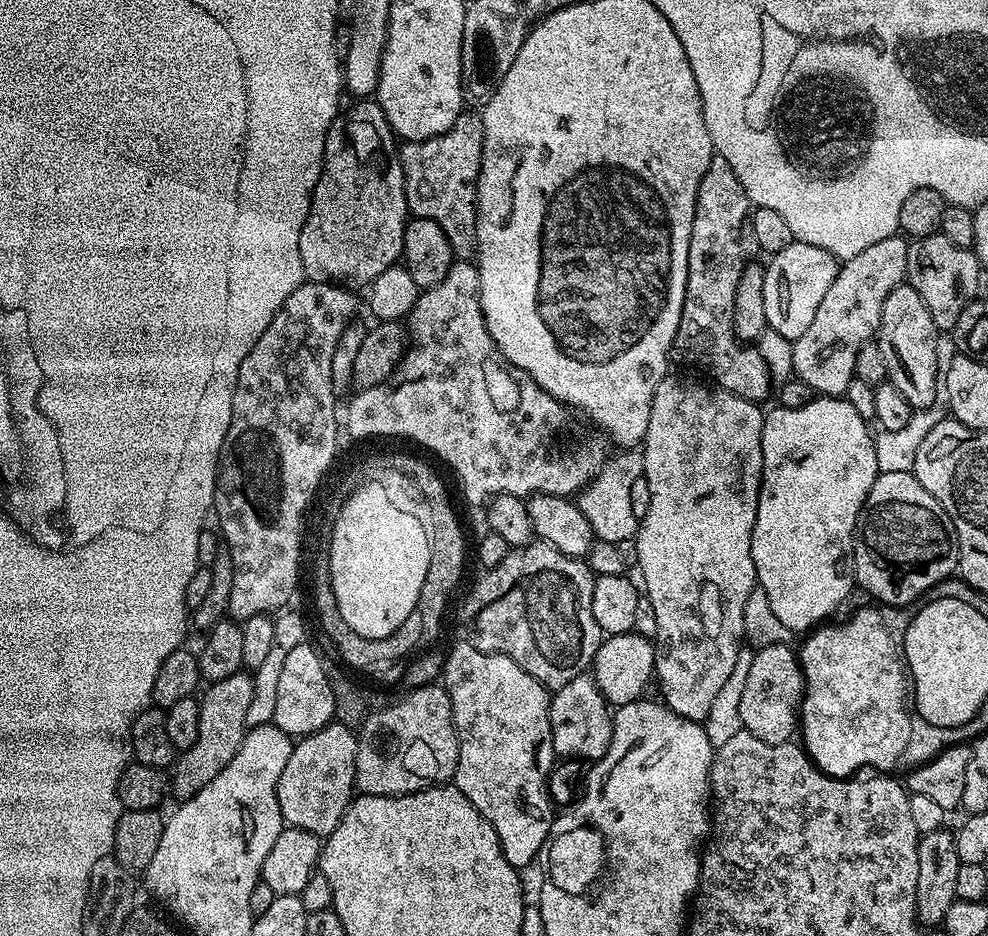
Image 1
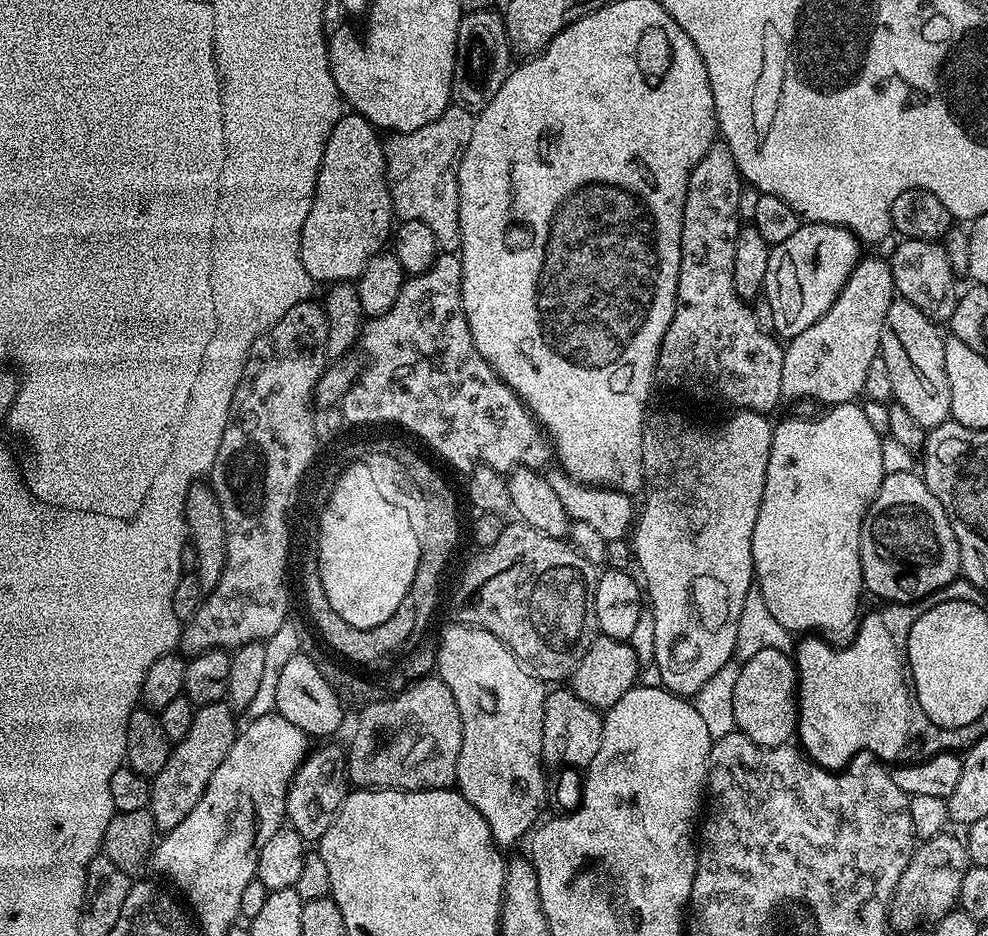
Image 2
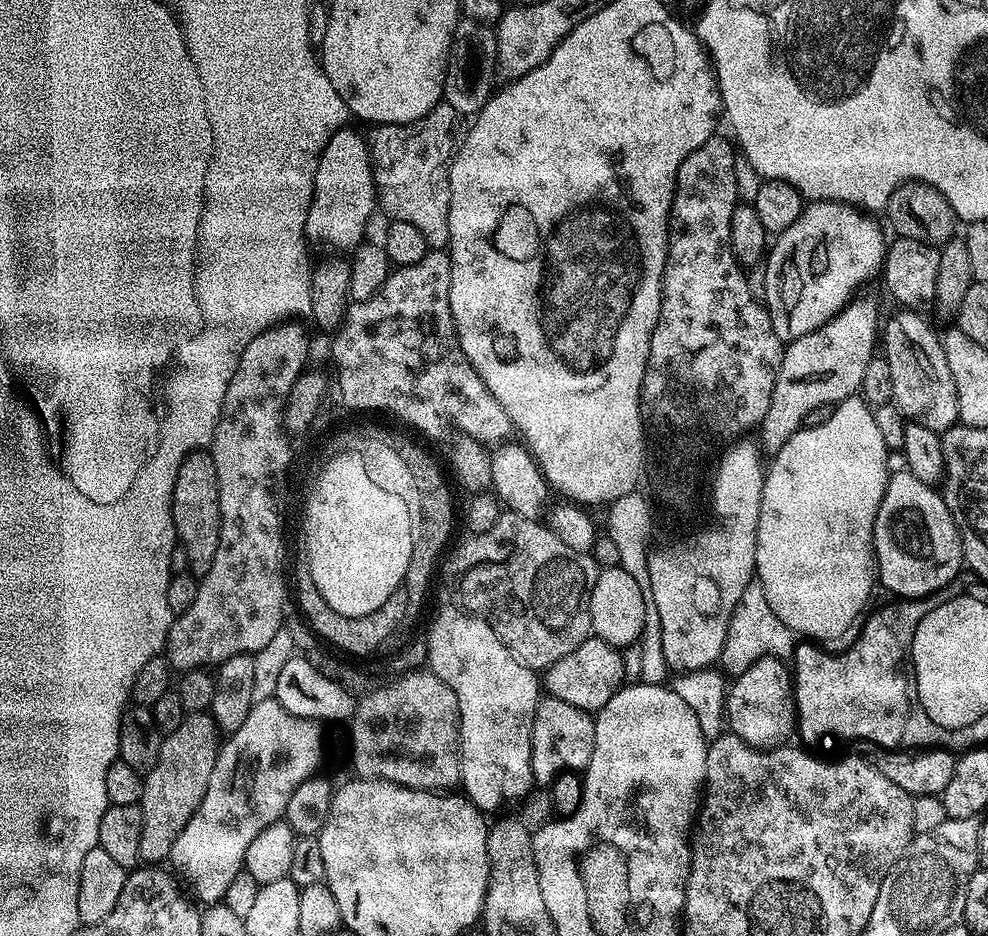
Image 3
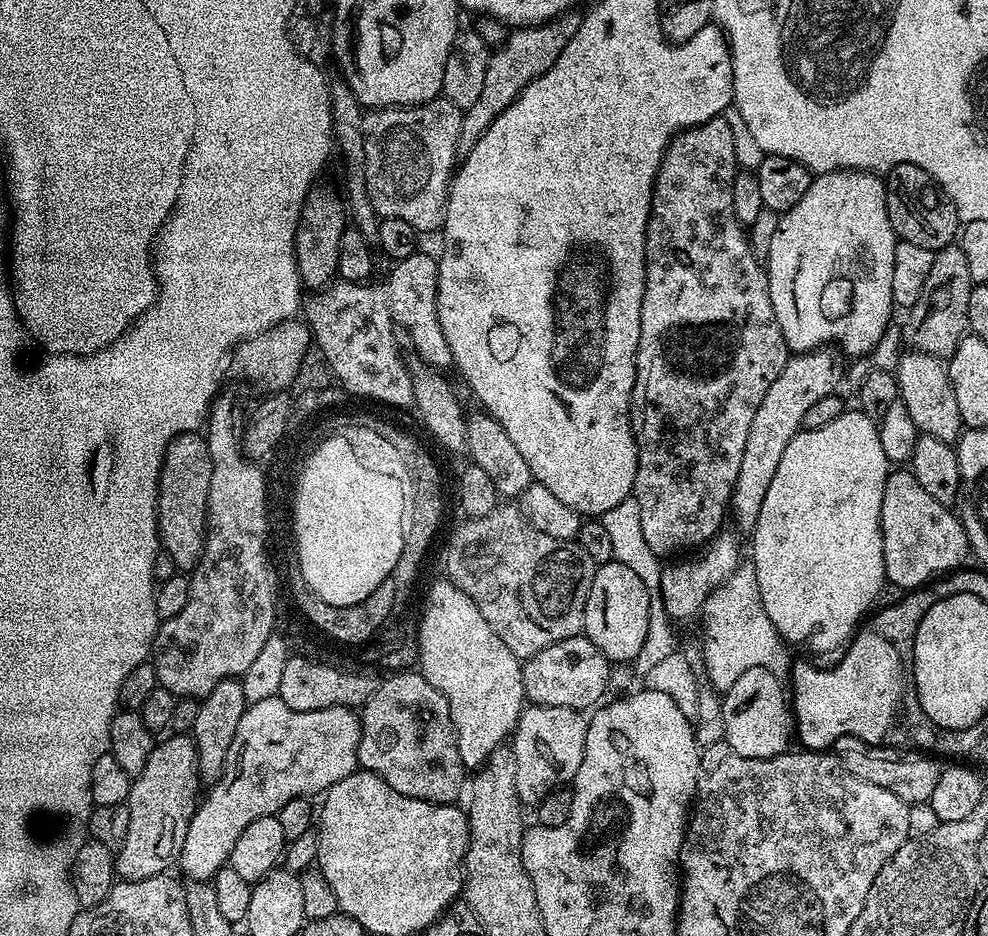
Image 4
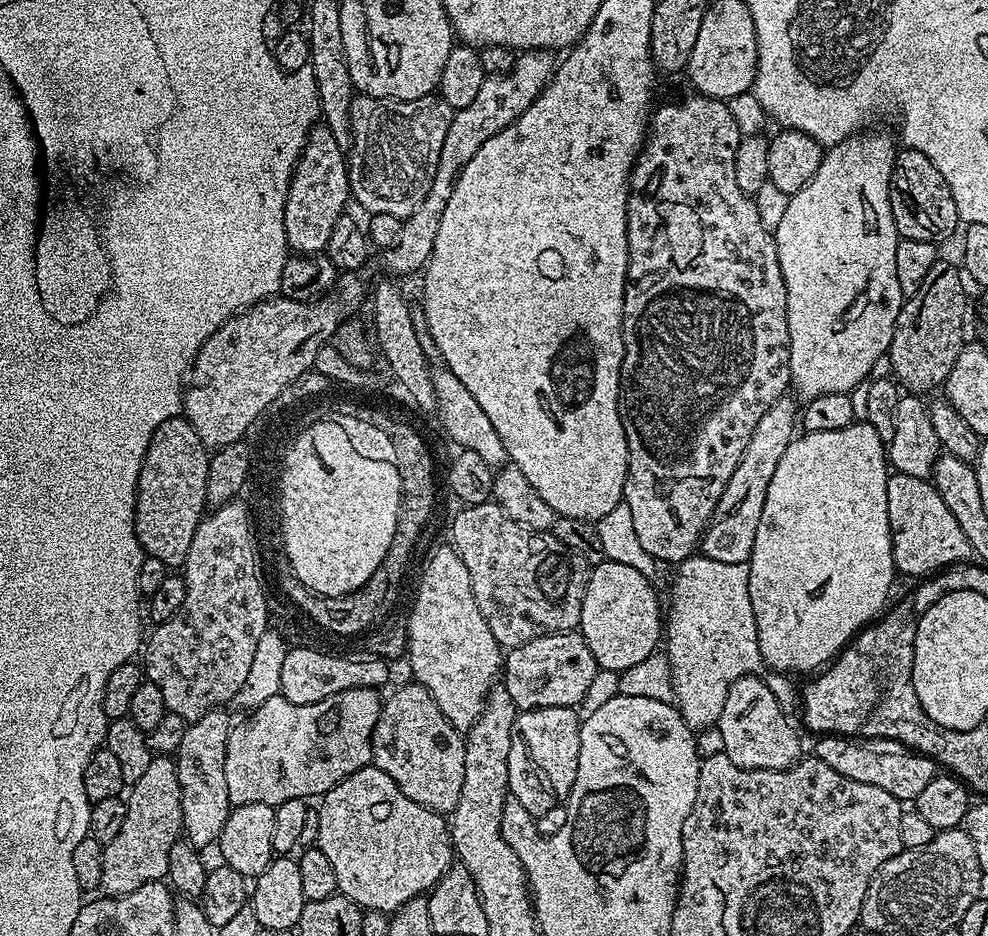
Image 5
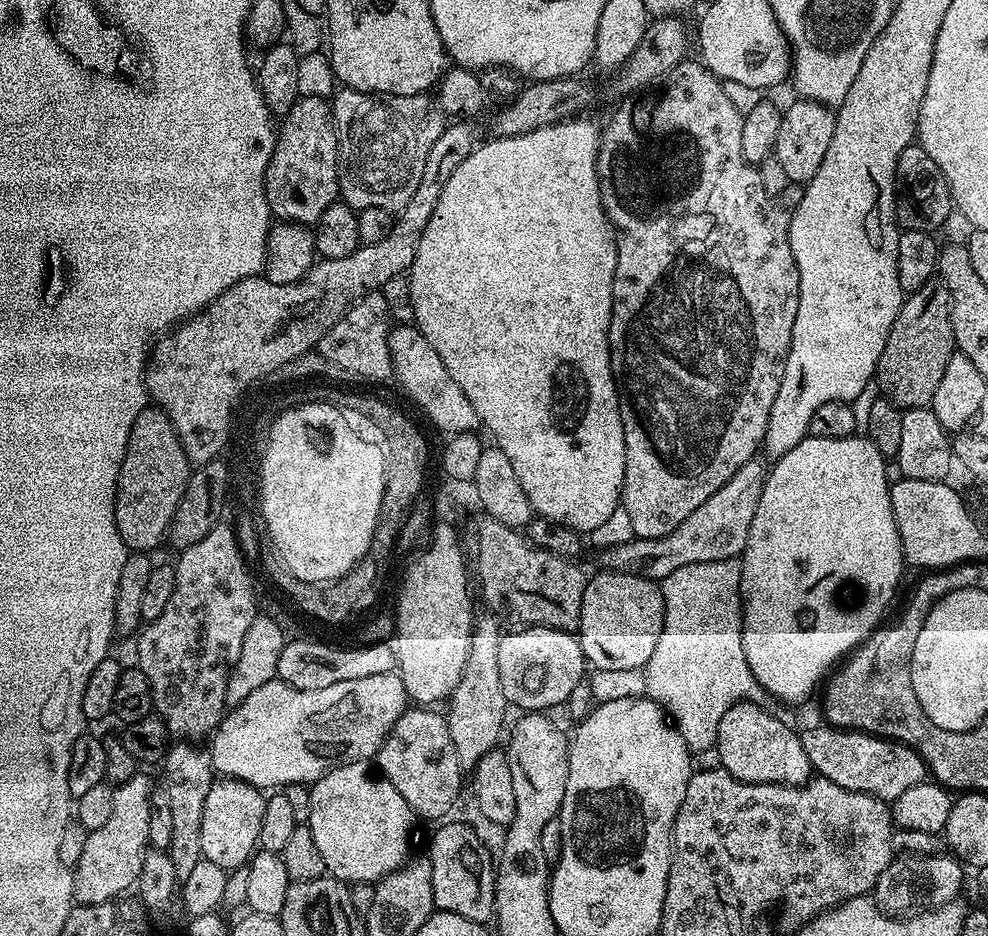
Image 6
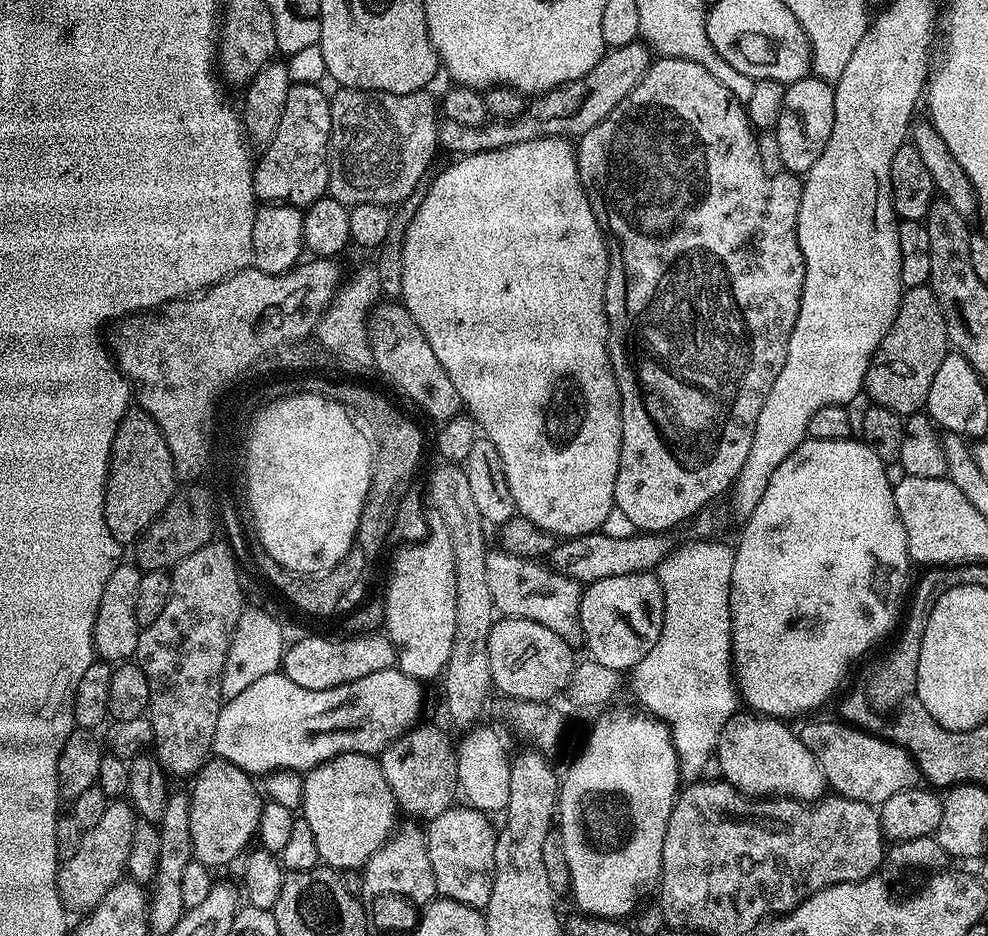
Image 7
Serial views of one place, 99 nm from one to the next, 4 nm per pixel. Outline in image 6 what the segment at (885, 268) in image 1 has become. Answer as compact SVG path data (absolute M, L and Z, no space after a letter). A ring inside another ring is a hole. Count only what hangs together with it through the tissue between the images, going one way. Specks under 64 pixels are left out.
M760 458L746 461L739 470L694 514L689 514L676 529L662 538L635 538L605 548L599 553L601 569L625 572L647 580L664 581L674 570L698 562L737 559L743 555L746 539L750 538L750 522L754 522L754 510L758 510L758 498L764 489L766 464Z

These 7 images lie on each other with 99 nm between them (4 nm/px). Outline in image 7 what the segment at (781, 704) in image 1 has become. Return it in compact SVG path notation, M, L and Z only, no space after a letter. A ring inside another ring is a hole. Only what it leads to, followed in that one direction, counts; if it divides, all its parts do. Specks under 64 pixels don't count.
M748 710L737 711L729 718L726 726L722 726L722 734L718 738L718 746L714 757L715 763L720 763L719 775L727 783L733 784L745 796L753 798L787 798L789 800L803 800L816 802L825 795L826 785L824 775L810 750L802 746L799 735L787 728L785 721L780 718L769 718L753 714Z

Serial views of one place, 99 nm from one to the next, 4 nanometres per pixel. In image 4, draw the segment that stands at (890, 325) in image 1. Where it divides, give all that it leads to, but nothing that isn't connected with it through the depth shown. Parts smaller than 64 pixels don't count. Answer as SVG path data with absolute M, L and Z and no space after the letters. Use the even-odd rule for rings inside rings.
M908 350L905 353L896 366L897 380L900 399L908 409L917 431L940 441L955 443L964 427L947 367L937 357L924 352Z

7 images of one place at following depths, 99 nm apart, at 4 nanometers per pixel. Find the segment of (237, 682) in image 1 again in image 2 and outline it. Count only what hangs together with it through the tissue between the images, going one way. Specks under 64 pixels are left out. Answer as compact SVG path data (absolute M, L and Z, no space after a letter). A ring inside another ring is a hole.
M224 702L196 708L190 734L173 743L170 758L166 758L166 766L162 766L162 770L158 770L158 774L150 780L152 793L147 809L157 829L167 830L178 826L182 818L186 818L186 814L198 806L214 770L222 766L230 746L236 740L238 723L232 715L233 709Z

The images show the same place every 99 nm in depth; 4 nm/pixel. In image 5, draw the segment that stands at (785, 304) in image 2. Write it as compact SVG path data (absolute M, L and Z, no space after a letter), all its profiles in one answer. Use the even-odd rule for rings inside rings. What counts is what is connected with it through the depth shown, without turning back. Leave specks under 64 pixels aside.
M872 130L861 131L855 136L848 136L842 142L831 145L825 151L814 178L810 178L810 182L806 182L806 186L802 186L802 190L787 197L786 203L788 205L785 206L784 213L781 214L776 228L774 224L778 262L782 266L782 278L786 282L786 318L790 334L791 387L794 392L796 388L797 394L795 393L795 395L804 402L818 398L818 394L851 393L852 388L858 387L857 389L859 389L873 375L871 372L875 370L876 363L879 360L883 361L888 355L888 347L894 338L894 326L898 322L900 307L904 305L906 299L902 294L902 286L898 286L898 266L894 266L898 233L888 197L888 191L892 185L892 167L896 161L898 148L897 145L892 145L890 137L883 136L880 132L868 131Z

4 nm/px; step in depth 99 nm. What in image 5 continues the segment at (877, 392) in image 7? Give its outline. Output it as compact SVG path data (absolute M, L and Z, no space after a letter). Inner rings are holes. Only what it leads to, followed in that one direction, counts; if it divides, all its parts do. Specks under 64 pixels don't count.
M937 258L934 266L922 278L922 286L907 297L900 307L894 338L888 347L887 363L892 363L891 375L909 393L925 394L939 389L953 368L958 354L964 349L964 284L961 269L950 261Z

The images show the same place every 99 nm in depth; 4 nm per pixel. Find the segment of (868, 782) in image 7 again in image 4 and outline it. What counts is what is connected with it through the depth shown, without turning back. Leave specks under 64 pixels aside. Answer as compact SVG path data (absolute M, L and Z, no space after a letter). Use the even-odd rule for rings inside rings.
M853 736L838 738L834 755L842 762L842 766L846 766L846 770L850 770L850 774L858 774L858 778L874 782L874 786L882 786L882 790L890 790L890 794L898 794L898 798L908 805L927 804L940 777L941 765L935 764L931 755L913 754L896 746L867 744Z

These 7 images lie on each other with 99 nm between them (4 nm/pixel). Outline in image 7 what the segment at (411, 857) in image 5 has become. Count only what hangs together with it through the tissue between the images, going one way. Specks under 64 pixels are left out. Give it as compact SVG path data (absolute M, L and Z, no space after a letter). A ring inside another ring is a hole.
M361 752L342 754L322 762L317 768L307 769L303 778L302 819L310 822L310 831L314 833L321 861L333 870L363 869L364 863L388 840L398 817L398 805L382 774L379 759L375 755L367 756Z

